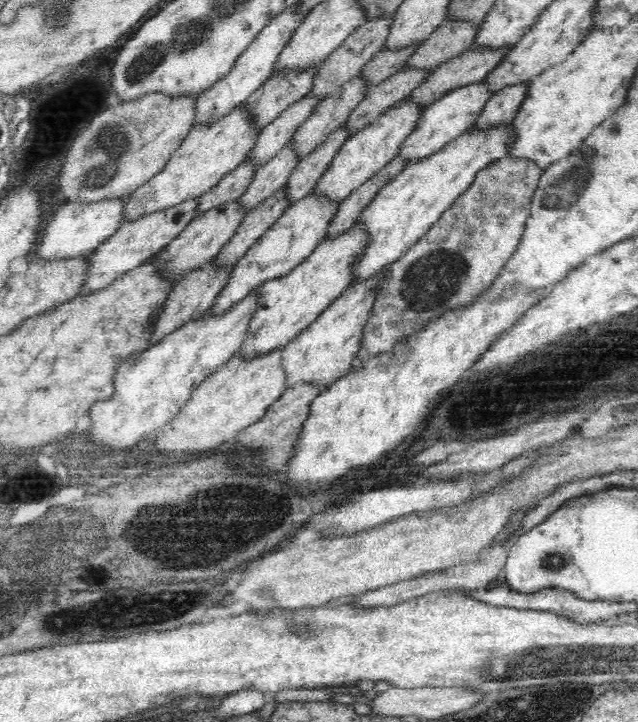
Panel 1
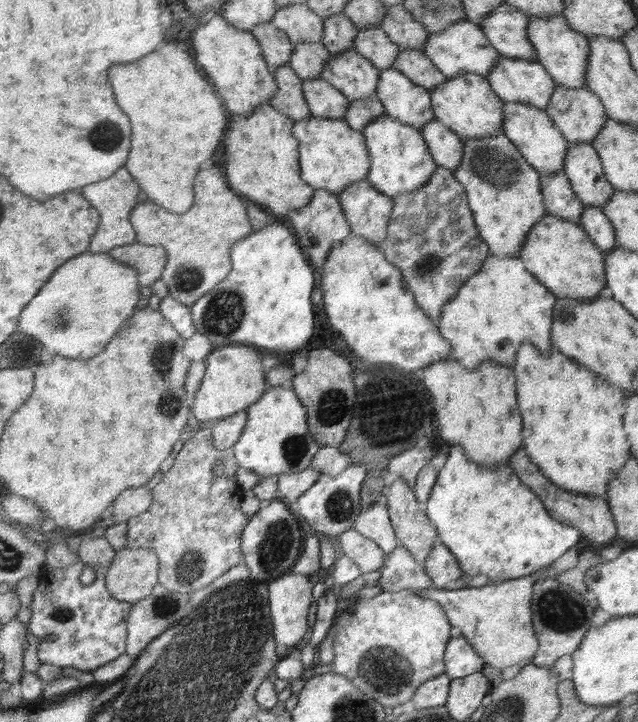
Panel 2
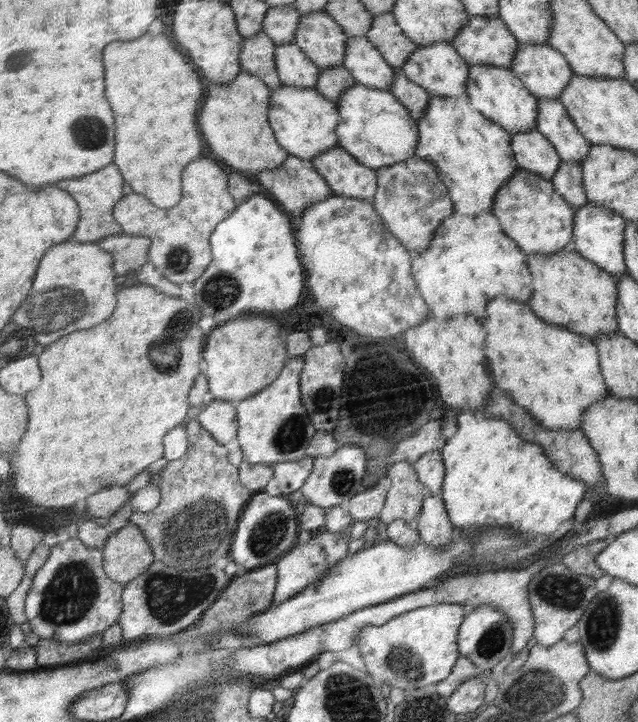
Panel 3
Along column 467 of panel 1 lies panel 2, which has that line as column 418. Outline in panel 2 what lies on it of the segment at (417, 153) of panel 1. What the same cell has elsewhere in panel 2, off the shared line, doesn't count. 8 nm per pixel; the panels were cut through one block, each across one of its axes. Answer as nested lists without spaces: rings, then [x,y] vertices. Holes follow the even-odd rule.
[[[394,68],[382,70],[378,90],[374,94],[383,104],[385,114],[400,120],[402,124],[411,125],[420,131],[435,119],[434,105],[431,101],[430,90],[418,85],[411,78],[404,76]]]

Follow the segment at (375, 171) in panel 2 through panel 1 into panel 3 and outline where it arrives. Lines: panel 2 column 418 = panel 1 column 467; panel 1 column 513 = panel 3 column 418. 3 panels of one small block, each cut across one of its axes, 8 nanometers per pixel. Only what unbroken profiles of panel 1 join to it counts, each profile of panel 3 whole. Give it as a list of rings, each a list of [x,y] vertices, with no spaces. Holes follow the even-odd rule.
[[[356,83],[354,86],[350,86],[346,92],[342,92],[342,96],[335,102],[340,112],[340,123],[336,128],[339,145],[346,152],[351,153],[360,164],[377,170],[404,162],[404,160],[412,159],[412,156],[415,156],[419,145],[418,121],[411,116],[410,110],[399,101],[394,93]]]

